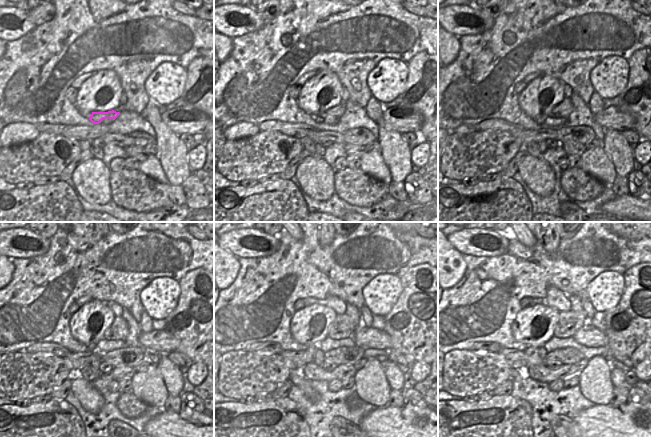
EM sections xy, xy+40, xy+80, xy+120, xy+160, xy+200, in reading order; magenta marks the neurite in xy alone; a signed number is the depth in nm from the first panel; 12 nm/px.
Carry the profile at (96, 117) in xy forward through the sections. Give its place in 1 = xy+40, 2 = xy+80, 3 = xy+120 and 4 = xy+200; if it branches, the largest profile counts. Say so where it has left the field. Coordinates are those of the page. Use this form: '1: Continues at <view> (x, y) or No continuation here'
1: Continues at xy+40 (338, 111)
2: Continues at xy+80 (565, 107)
3: Continues at xy+120 (118, 330)
4: Continues at xy+200 (569, 322).

